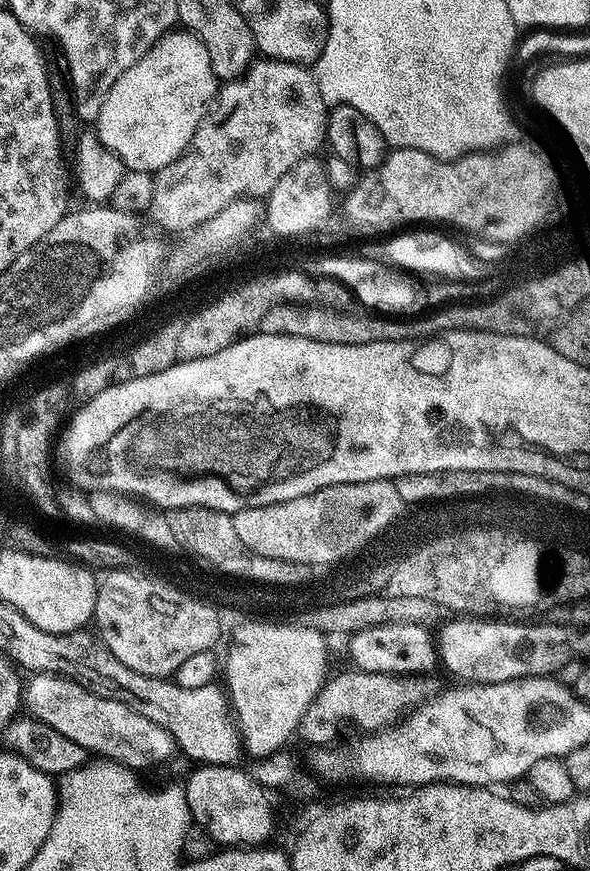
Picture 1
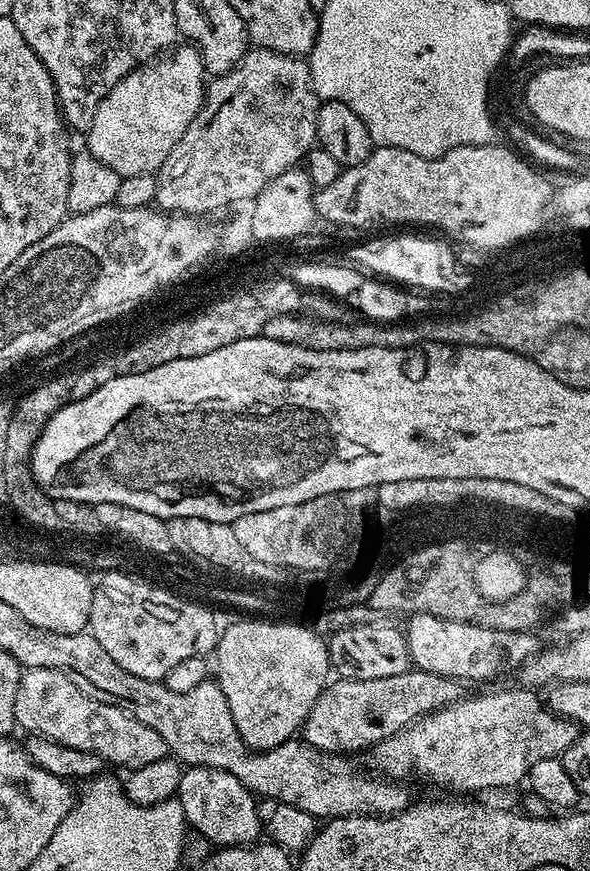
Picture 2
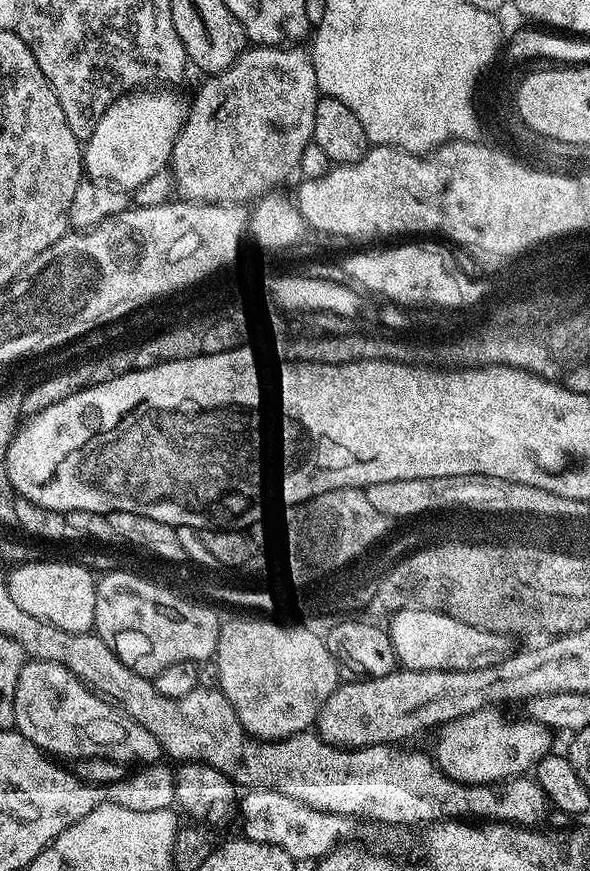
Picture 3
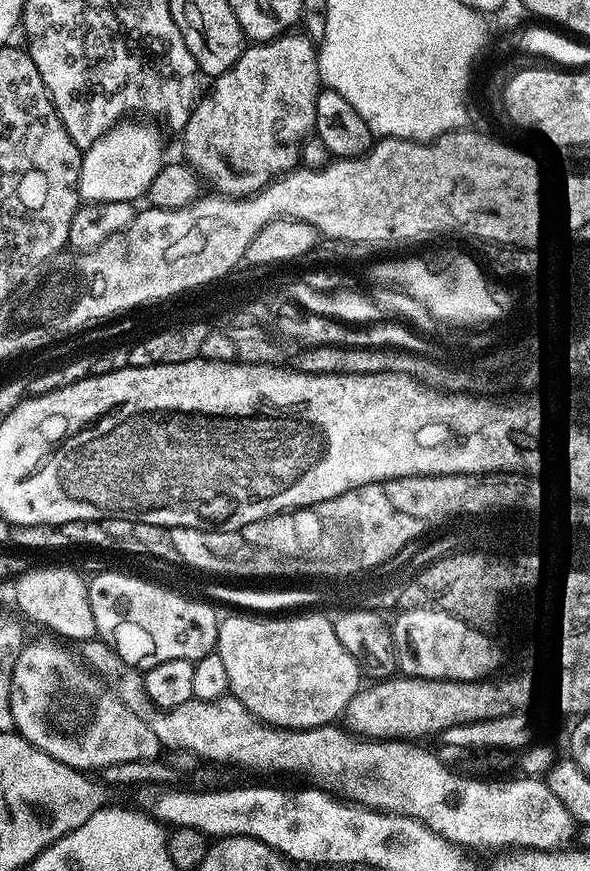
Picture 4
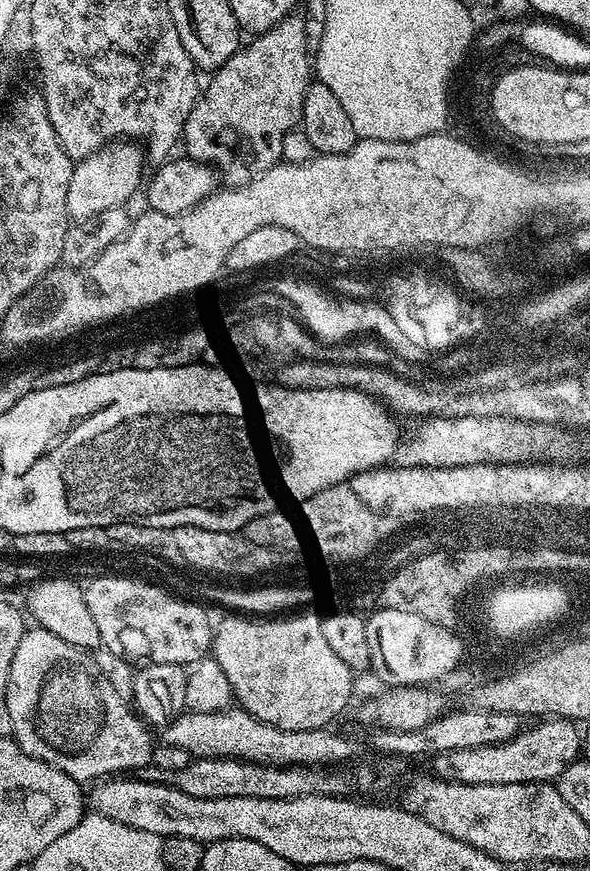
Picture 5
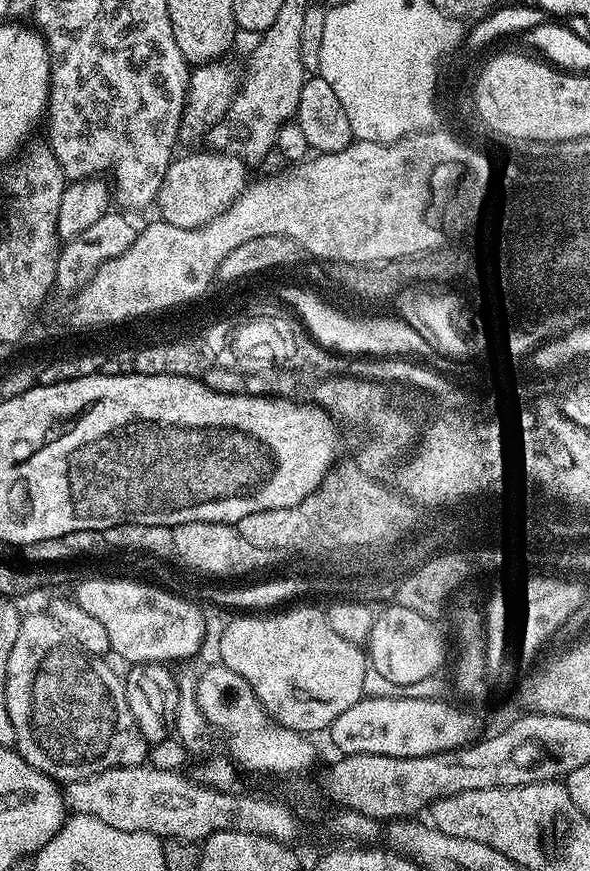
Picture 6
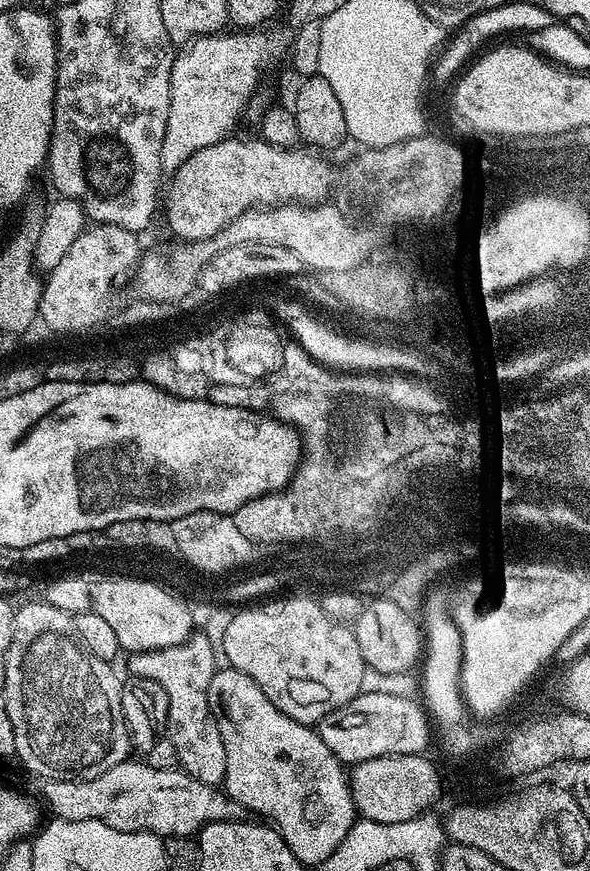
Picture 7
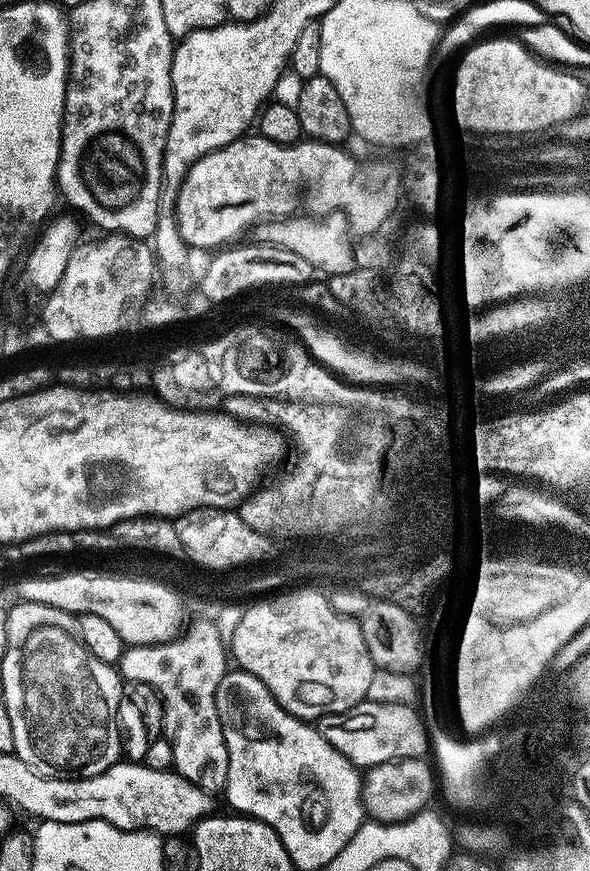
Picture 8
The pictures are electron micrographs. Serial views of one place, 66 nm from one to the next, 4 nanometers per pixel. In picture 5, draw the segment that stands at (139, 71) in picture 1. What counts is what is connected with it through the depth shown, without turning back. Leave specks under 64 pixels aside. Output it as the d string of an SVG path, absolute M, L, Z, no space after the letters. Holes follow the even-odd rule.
M113 142L79 161L72 169L72 181L68 191L69 217L76 222L89 220L102 210L127 205L127 200L139 188L141 191L142 181L145 179L144 160L146 161L146 156L139 143Z

